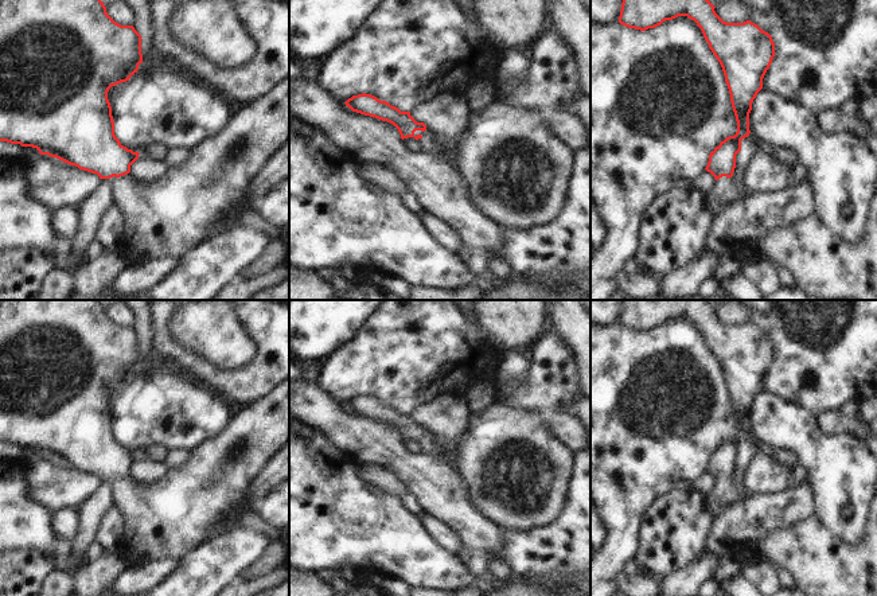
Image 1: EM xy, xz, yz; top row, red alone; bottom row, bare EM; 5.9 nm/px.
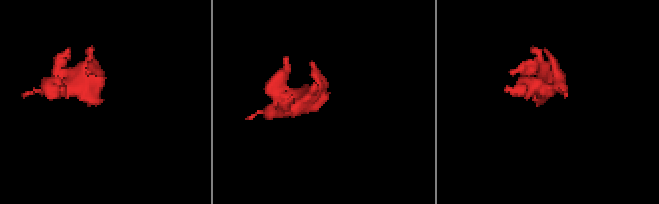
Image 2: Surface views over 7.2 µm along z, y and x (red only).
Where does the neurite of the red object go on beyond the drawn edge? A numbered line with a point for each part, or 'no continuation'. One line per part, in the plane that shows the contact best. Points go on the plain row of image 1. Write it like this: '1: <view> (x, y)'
1: xz (427, 443)

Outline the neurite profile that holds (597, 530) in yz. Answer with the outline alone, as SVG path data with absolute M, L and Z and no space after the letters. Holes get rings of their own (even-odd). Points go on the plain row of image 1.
M590 499L590 546L595 553L601 549L607 541L607 529L603 525Z

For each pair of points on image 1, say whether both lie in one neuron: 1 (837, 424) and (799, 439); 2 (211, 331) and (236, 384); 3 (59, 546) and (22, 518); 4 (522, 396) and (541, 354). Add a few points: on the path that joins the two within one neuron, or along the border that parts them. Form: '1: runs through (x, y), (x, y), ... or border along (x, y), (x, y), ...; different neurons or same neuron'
1: border along (815, 417), (823, 433), (852, 435); different neurons
2: border along (256, 351), (233, 369), (201, 355); different neurons
3: runs through (50, 544), (31, 528); same neuron
4: runs through (533, 385), (538, 380), (538, 365); same neuron

